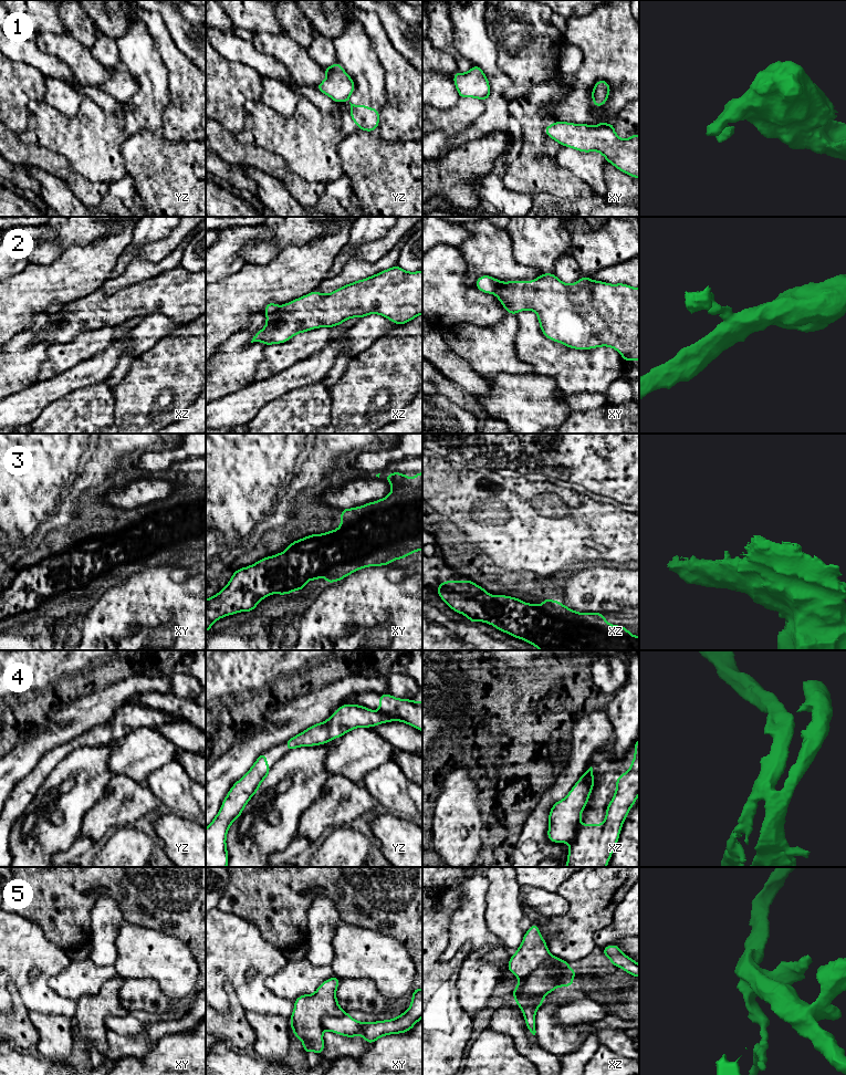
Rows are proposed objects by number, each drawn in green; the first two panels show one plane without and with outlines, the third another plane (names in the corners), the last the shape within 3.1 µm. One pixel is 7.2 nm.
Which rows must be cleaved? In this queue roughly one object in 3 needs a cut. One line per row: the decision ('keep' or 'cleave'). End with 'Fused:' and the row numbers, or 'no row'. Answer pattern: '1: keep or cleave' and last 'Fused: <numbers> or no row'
1: cleave
2: cleave
3: keep
4: cleave
5: cleave
Fused: 1, 2, 4, 5

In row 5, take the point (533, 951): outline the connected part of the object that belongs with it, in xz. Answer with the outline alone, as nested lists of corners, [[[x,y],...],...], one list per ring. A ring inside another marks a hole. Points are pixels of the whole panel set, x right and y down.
[[[532,923],[524,933],[523,940],[516,952],[511,956],[508,962],[508,970],[518,980],[524,979],[537,970],[546,961],[557,959],[549,951],[547,944],[540,933],[539,926]]]

